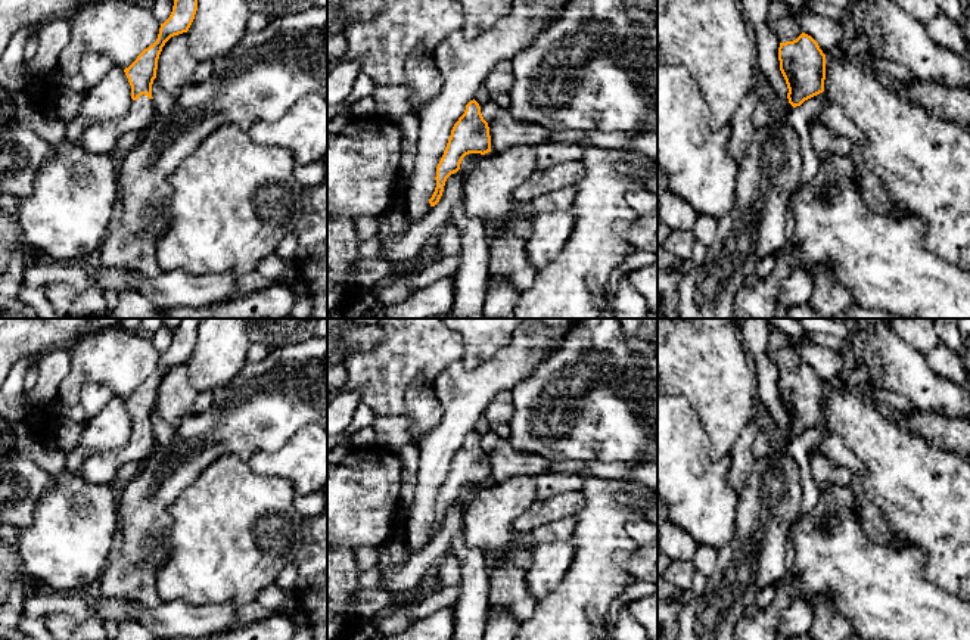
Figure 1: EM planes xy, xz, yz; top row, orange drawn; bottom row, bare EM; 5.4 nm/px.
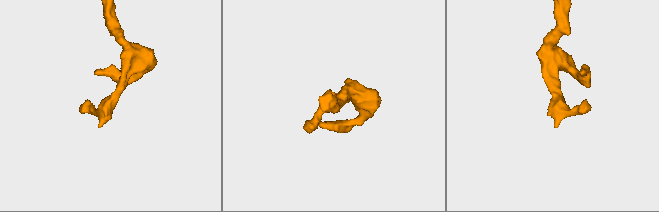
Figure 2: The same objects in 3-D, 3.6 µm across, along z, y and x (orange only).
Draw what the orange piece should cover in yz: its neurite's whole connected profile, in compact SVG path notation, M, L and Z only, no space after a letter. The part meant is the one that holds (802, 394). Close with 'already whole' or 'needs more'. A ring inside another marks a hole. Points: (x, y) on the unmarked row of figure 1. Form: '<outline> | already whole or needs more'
M802 363L793 372L780 373L778 391L789 434L777 435L775 445L789 450L793 438L824 422L826 385L811 366Z | needs more

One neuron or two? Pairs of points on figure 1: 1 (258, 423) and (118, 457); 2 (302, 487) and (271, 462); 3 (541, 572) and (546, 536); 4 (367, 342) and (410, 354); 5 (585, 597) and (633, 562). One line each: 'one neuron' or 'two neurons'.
1: two neurons
2: one neuron
3: two neurons
4: two neurons
5: two neurons

